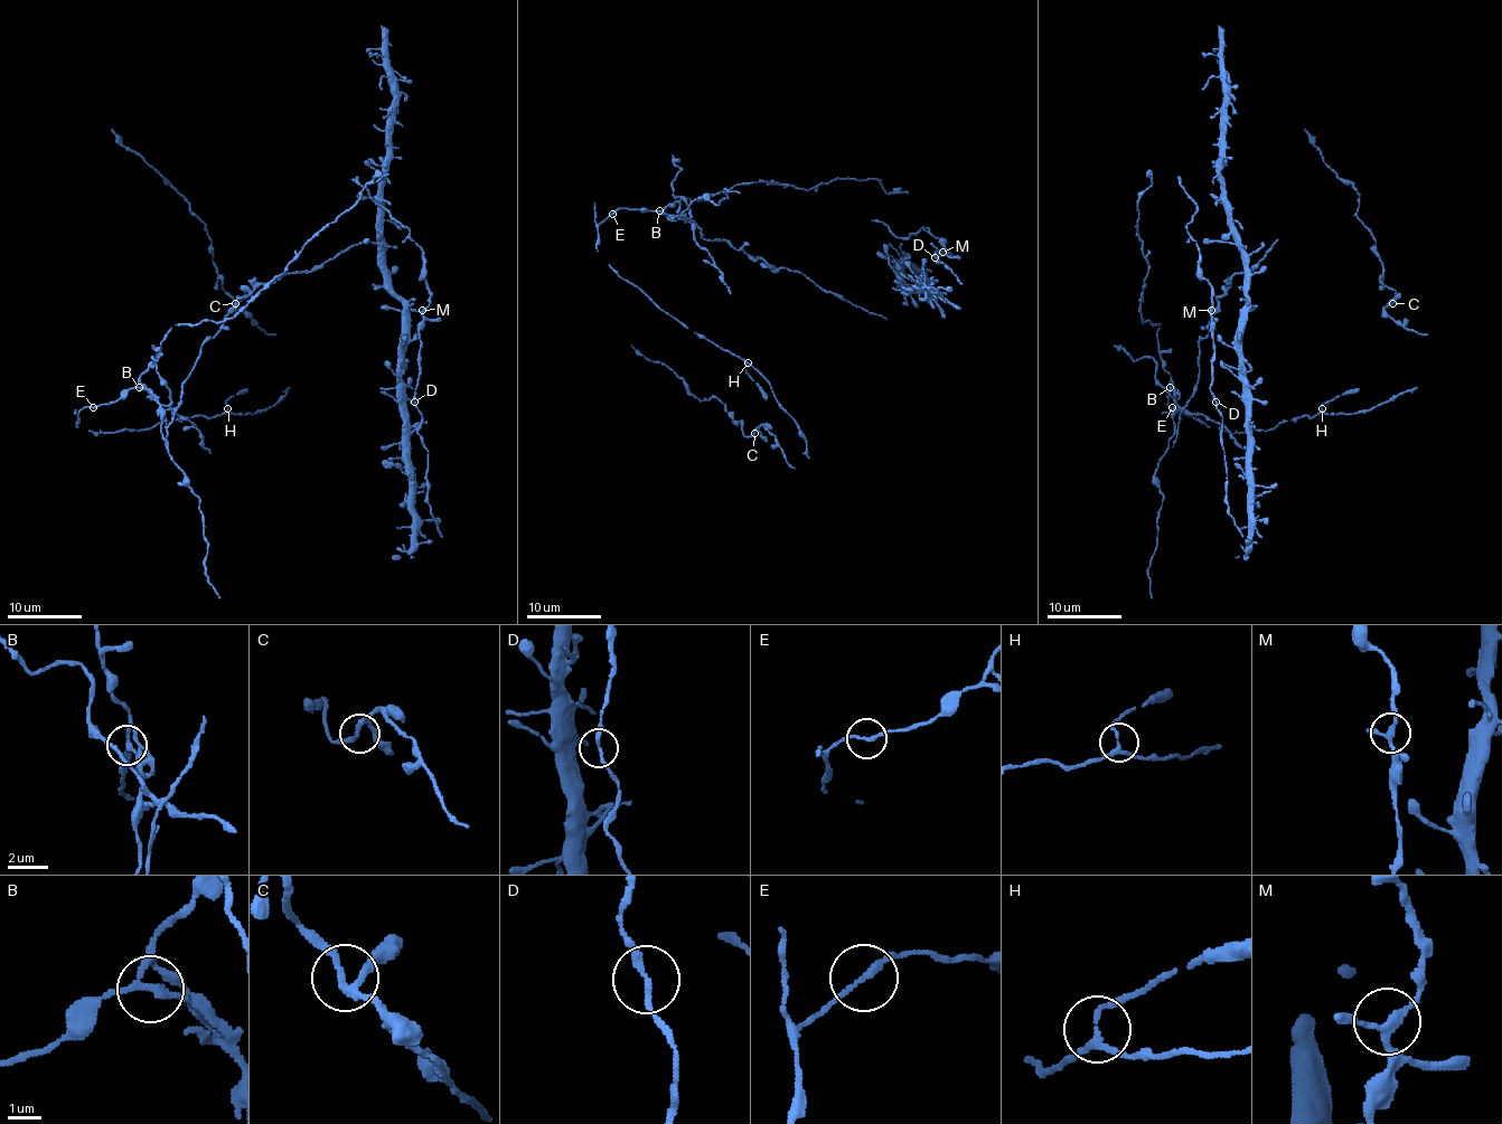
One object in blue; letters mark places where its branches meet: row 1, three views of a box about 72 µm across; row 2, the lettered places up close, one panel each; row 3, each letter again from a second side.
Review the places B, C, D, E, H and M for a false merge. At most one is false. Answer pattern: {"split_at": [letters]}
{"split_at": ["B"]}

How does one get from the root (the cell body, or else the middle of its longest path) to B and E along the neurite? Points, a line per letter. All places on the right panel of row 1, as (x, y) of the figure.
B: (1211, 318), (1209, 332), (1200, 341), (1200, 377), (1194, 395), (1181, 408), (1175, 405), (1170, 388)
E: (1211, 318), (1209, 332), (1200, 341), (1194, 395), (1181, 408), (1170, 388), (1166, 405), (1172, 406)

